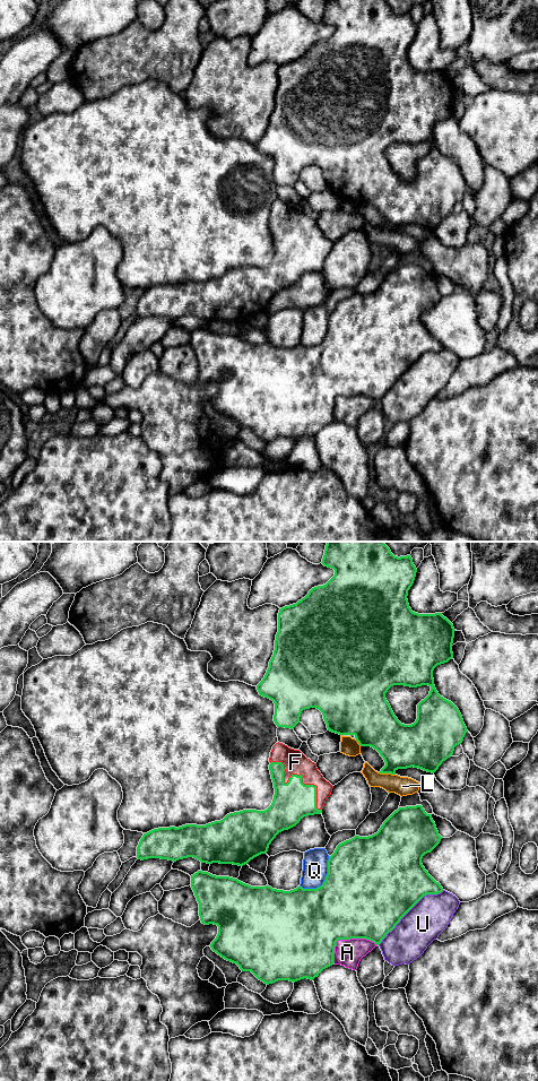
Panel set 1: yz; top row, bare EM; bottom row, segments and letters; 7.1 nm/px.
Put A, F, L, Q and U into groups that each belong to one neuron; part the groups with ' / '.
A / F / L / Q / U

